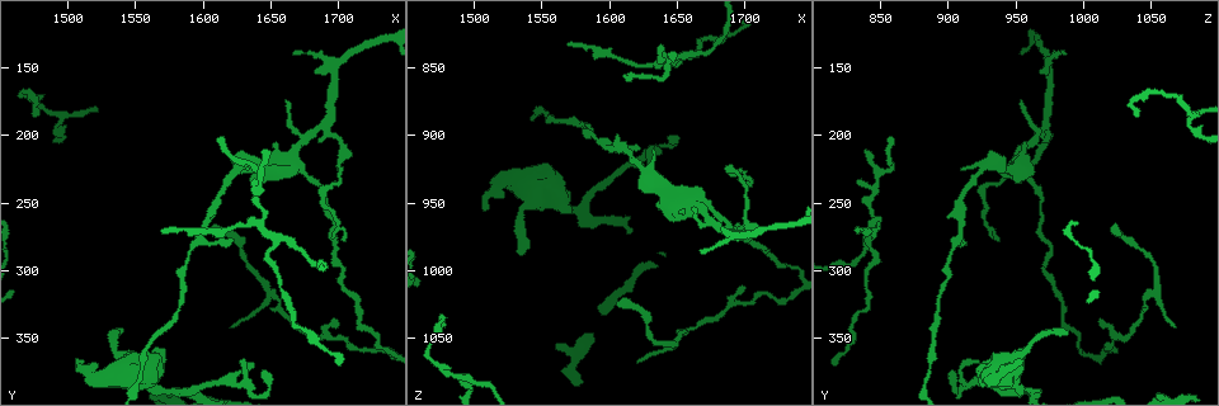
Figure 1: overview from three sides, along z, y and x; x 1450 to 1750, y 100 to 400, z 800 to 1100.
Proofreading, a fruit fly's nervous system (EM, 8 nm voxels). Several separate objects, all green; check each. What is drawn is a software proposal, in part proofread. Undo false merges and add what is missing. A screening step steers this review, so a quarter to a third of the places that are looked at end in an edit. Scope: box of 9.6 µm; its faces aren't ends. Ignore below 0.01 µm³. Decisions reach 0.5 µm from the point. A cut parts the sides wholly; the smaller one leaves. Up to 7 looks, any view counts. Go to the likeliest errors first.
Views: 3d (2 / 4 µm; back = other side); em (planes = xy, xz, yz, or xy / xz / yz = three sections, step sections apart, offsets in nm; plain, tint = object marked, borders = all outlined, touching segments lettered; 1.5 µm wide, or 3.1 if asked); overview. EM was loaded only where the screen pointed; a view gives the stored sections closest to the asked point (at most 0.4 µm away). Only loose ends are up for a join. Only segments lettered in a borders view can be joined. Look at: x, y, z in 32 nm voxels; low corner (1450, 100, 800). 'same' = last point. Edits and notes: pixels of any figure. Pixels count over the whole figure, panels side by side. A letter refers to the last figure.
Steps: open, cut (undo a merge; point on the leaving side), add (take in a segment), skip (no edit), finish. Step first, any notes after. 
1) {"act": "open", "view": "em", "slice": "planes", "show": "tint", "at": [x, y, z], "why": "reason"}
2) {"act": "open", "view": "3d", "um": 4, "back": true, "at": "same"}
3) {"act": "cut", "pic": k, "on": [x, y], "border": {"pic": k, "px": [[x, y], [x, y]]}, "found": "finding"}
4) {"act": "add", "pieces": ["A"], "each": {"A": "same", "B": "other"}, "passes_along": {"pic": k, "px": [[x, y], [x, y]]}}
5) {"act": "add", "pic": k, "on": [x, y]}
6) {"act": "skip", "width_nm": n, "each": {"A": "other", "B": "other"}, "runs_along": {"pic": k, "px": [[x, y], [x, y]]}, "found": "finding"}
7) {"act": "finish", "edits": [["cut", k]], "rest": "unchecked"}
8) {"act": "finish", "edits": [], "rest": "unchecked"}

{"act": "open", "view": "3d", "um": 2, "at": [1532, 346, 986], "why": "branch stops here"}

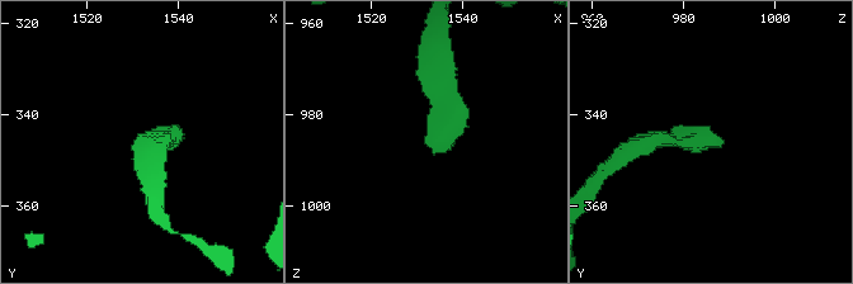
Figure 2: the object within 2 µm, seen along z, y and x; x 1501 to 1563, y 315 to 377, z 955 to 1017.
{"act": "open", "view": "em", "slice": "xz", "step": 4, "show": "tint", "at": [1533, 347, 988]}

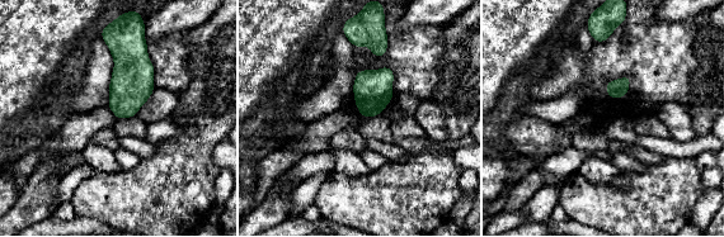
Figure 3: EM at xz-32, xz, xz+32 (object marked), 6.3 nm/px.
{"act": "open", "view": "em", "slice": "planes", "show": "borders", "at": "same", "why": "another direction"}

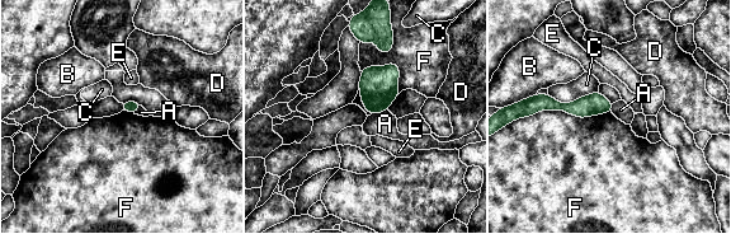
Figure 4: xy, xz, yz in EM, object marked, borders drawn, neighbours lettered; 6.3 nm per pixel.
{"act": "skip", "width_nm": 80, "each": {"A": "other", "B": "other", "C": "other", "D": "other", "E": "other", "F": "other"}, "border": {"pic": 4, "px": [[611, 111], [522, 118]]}, "found": "no lettered segment goes on from it"}

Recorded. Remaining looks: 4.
{"act": "open", "view": "em", "slice": "yz", "step": 4, "show": "tint", "at": [1686, 234, 964], "why": "thick turns thin"}

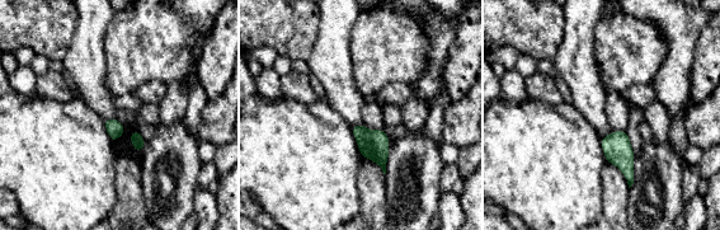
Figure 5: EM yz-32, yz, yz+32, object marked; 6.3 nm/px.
{"act": "open", "view": "em", "slice": "planes", "show": "borders", "at": "same"}

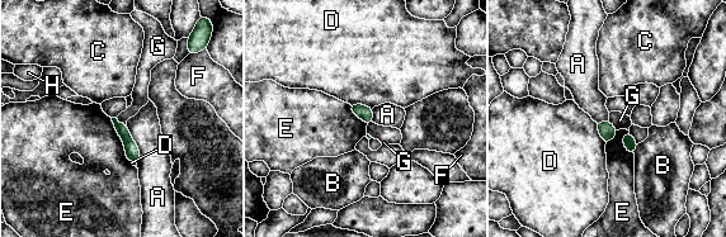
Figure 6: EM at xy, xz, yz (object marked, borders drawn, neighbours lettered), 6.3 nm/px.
{"act": "cut", "pic": 6, "on": [132, 152], "width_nm": 80, "each": {"A": "other", "B": "other", "C": "other", "D": "other", "E": "other", "F": "other", "G": "other", "H": "other"}, "found": "two neurons meet here"}

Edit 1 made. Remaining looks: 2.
{"act": "open", "view": "em", "slice": "planes", "show": "borders", "at": [1682, 152, 968], "why": "branch stops here"}

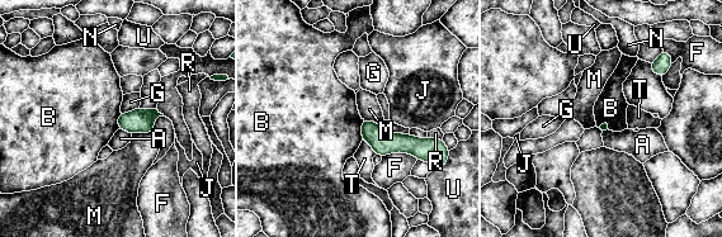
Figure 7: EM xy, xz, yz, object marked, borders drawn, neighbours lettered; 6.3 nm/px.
{"act": "skip", "longest_contact_nm": ["F", 240], "each": {"A": "other", "B": "other", "F": "other", "G": "other", "J": "other", "M": "other", "N": "other", "R": "other", "T": "other", "U": "other"}, "border": {"pic": 7, "px": [[363, 119], [362, 140]]}, "found": "no lettered segment goes on from it"}

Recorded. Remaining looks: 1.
{"act": "finish", "edits": [["cut", 6]], "rest": "unchecked"}

